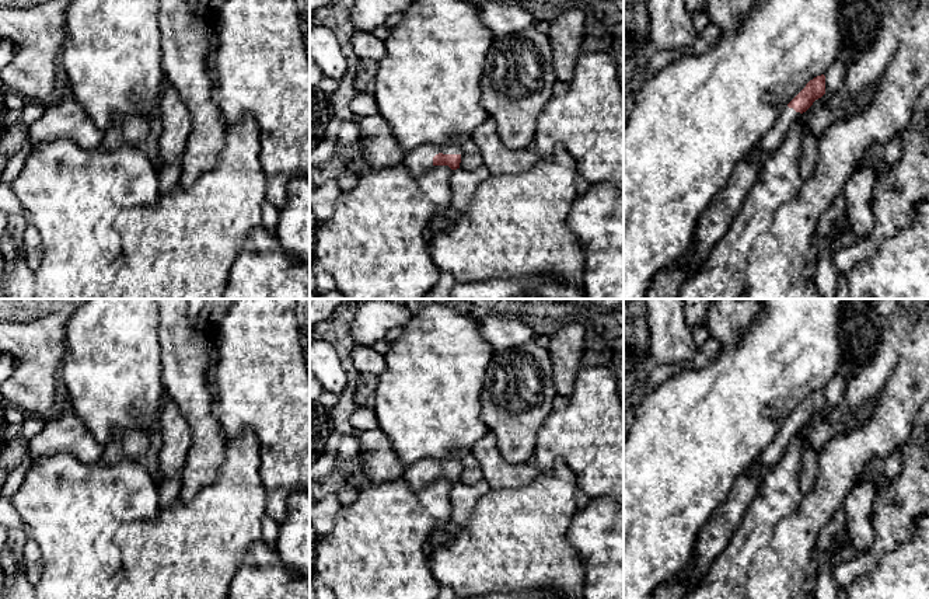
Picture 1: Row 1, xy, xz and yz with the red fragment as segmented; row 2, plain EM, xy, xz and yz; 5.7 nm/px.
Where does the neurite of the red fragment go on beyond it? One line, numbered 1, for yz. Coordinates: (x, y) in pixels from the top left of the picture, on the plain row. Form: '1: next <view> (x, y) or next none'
1: next yz (772, 453)

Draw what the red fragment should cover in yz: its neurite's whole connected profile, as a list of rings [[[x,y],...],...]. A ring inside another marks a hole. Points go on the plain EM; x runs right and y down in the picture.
[[[817,390],[780,425],[775,440],[761,453],[759,462],[766,469],[773,467],[782,459],[787,445],[796,433],[806,426],[816,414],[825,408],[825,390]]]

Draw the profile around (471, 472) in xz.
[[[467,455],[461,459],[460,483],[467,485],[478,484],[483,480],[482,467],[474,455]]]

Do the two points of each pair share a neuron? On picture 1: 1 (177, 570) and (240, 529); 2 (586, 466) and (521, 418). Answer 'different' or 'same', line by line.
1: same
2: different

